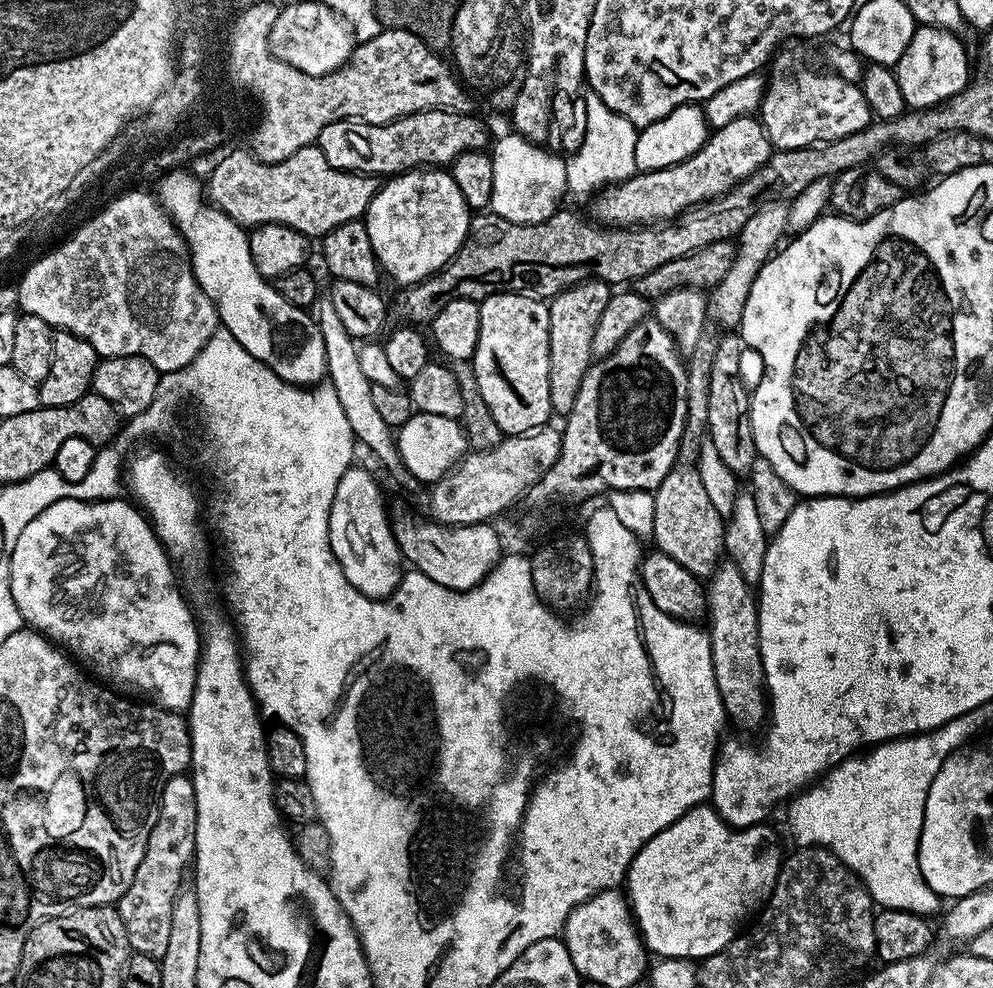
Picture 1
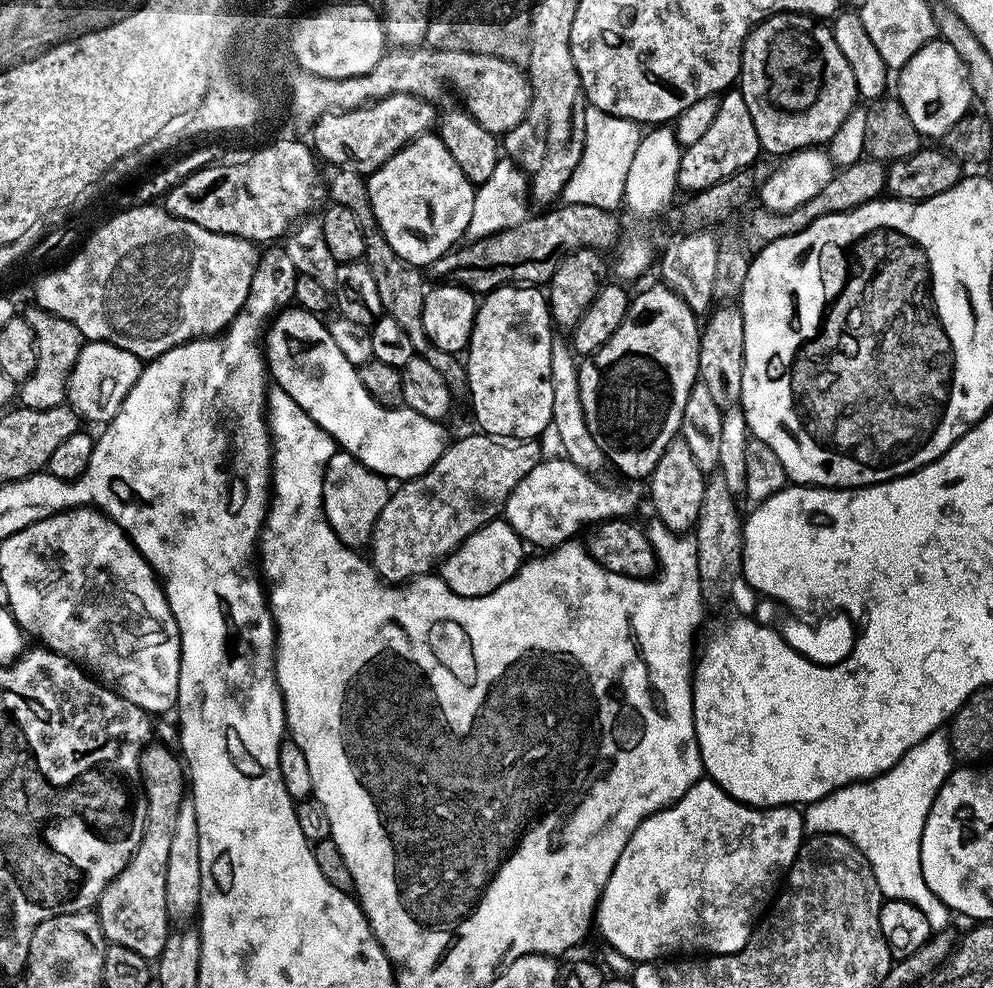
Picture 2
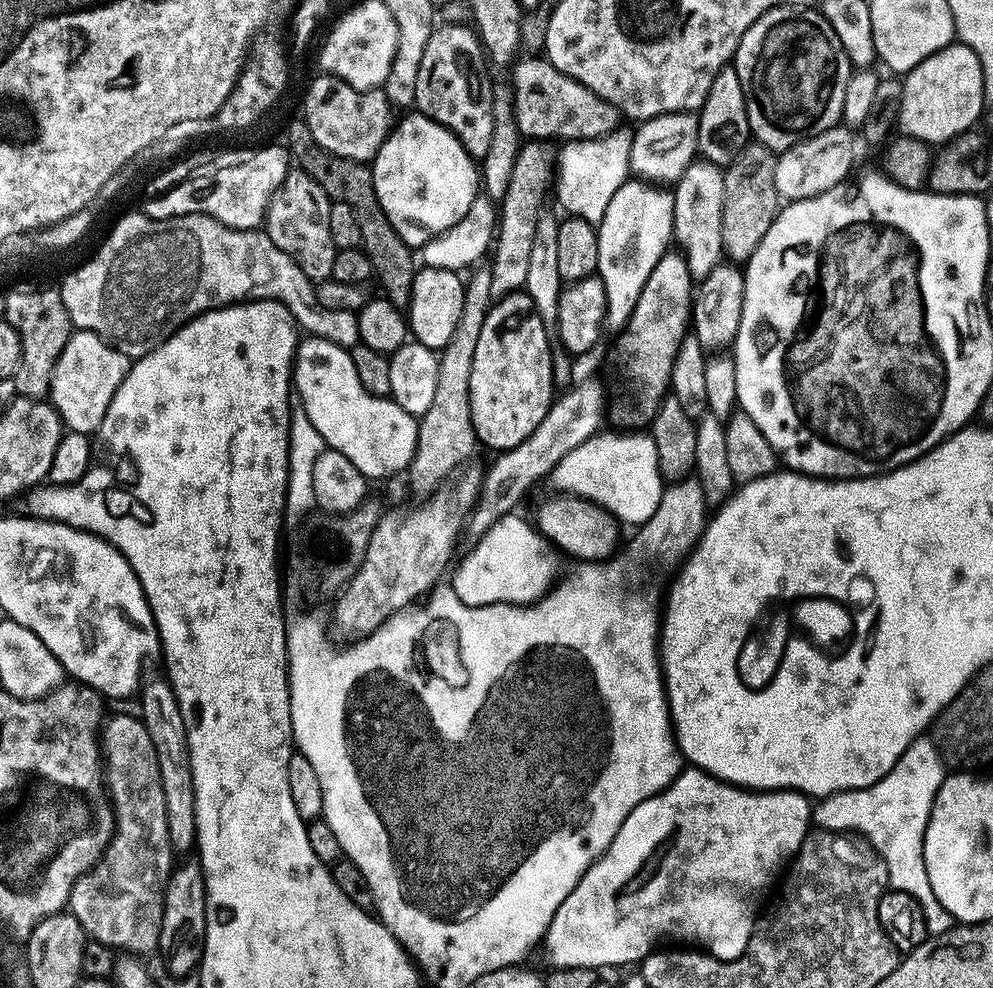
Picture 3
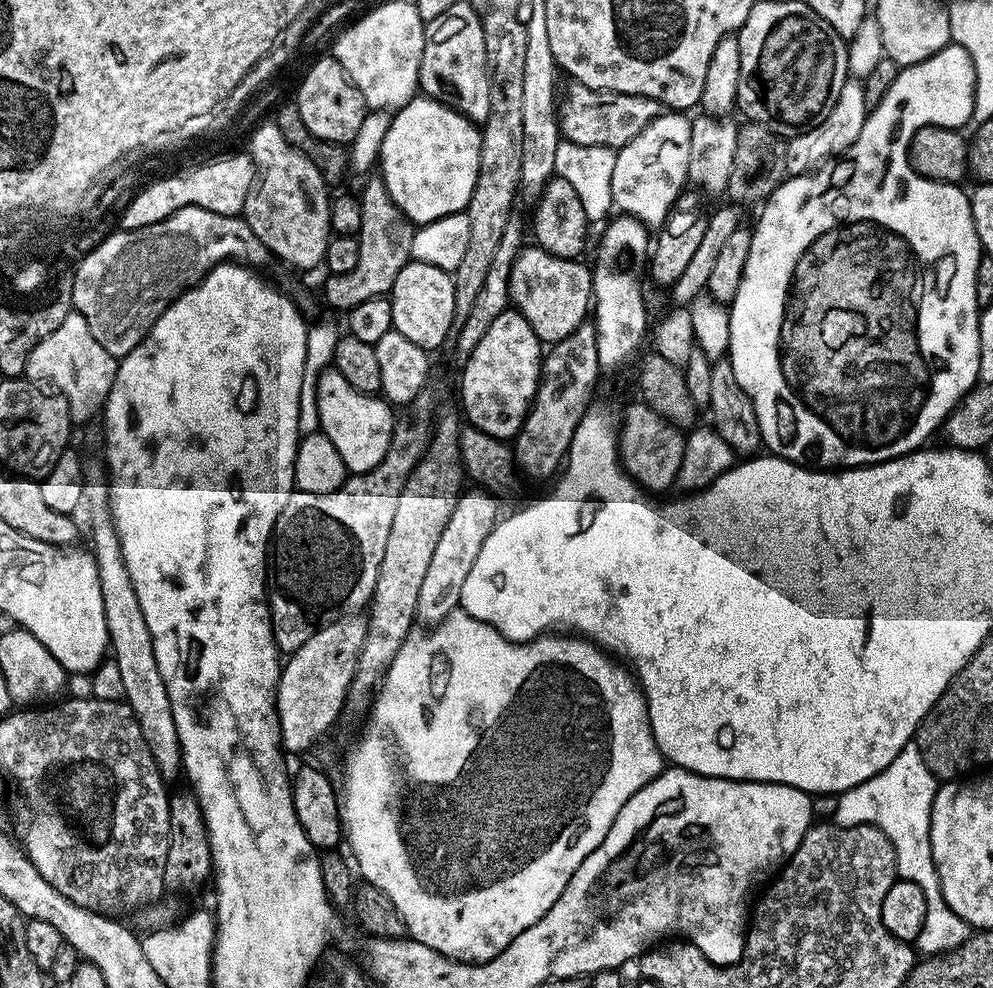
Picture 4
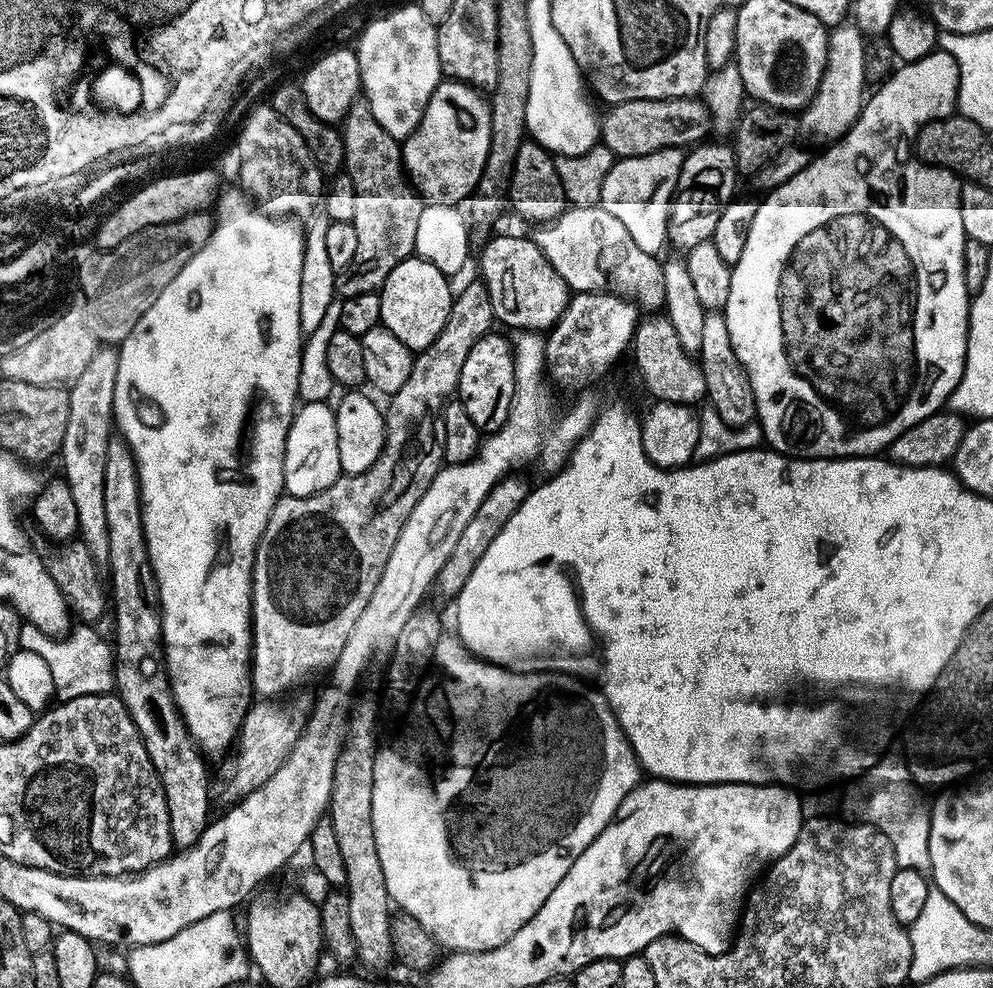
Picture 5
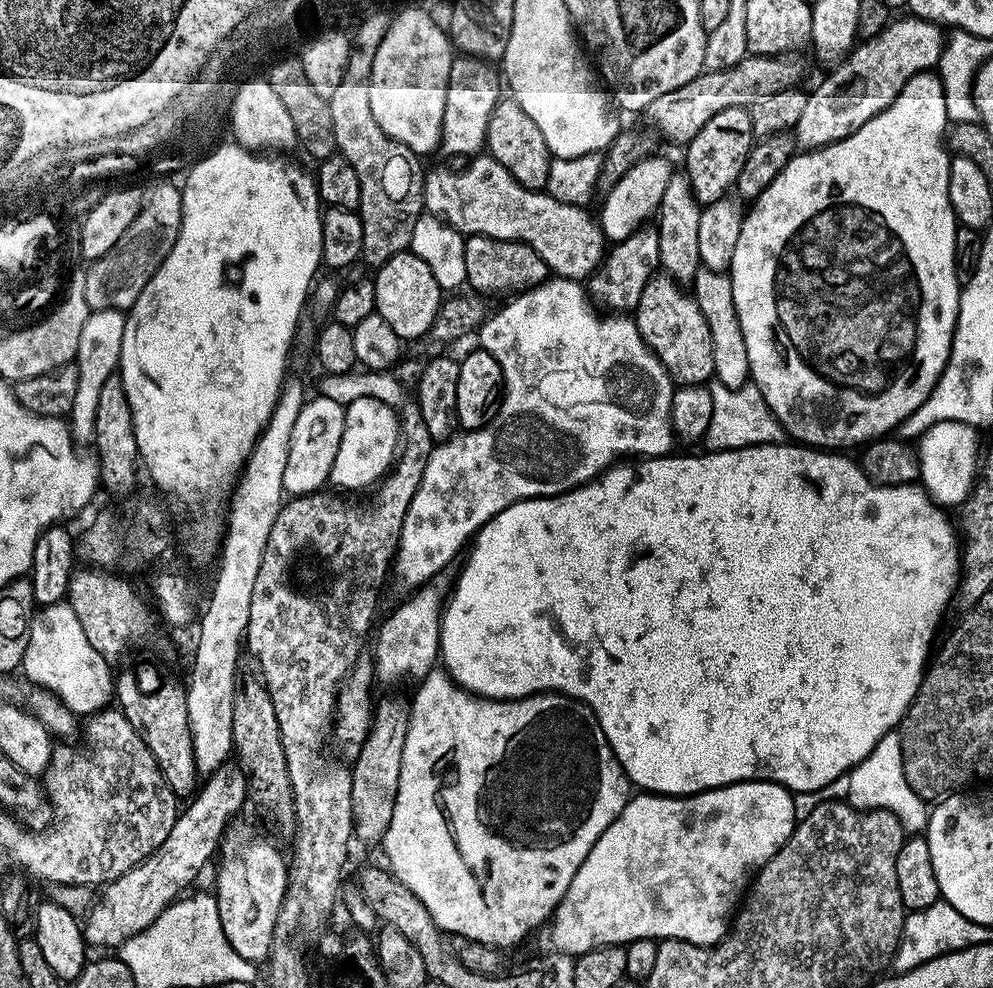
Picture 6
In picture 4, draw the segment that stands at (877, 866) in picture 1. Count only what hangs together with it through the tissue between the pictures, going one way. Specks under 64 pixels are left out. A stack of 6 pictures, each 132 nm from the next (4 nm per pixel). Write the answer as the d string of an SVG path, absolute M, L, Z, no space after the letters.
M910 742L874 778L839 793L836 804L835 823L846 826L872 824L880 828L890 838L896 855L896 875L901 880L909 880L922 886L926 894L926 922L914 942L917 953L925 957L939 956L941 952L950 952L962 946L970 935L970 926L944 901L940 889L940 879L936 873L936 863L930 846L930 822L932 821L932 803L936 797L938 781L926 766L922 754L915 742Z

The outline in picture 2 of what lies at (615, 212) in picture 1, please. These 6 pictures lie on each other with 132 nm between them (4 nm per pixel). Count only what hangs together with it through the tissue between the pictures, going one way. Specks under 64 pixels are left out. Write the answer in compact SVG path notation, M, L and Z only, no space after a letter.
M728 90L719 97L716 105L716 116L710 122L706 134L698 138L698 142L687 145L680 153L677 185L688 194L701 192L704 188L722 182L727 176L743 172L757 163L762 149L758 142L758 130L754 130L754 118L750 118L750 110L746 107L746 98L742 98L739 90Z

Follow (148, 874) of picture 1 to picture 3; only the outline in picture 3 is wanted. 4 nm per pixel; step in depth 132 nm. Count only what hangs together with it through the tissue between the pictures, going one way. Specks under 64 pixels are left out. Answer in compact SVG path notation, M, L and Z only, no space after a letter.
M136 714L111 716L103 721L98 739L102 749L102 767L106 773L106 792L116 814L116 831L96 865L76 879L67 907L85 933L99 944L106 944L113 950L124 948L120 950L128 954L155 953L160 946L164 891L174 867L170 834L166 830L166 798L162 794L162 778L158 778L154 742L150 742L143 720Z

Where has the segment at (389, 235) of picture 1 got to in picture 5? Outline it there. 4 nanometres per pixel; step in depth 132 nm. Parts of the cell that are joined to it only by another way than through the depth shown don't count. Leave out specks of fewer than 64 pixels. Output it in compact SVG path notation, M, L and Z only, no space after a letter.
M441 79L434 94L430 94L430 102L425 106L418 126L403 140L404 171L425 201L459 205L460 200L467 201L477 191L490 150L490 104L480 96L483 96L481 89L463 84L461 80Z

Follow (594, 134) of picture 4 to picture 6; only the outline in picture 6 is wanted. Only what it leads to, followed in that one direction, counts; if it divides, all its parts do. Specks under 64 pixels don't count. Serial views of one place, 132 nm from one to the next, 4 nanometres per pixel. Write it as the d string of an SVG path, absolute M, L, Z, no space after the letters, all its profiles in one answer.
M799 51L779 52L777 56L744 57L738 66L723 68L717 72L707 70L694 77L686 86L678 86L678 90L670 90L670 94L662 94L662 98L654 98L650 106L644 109L643 119L648 119L647 127L661 141L669 140L672 144L686 146L722 110L731 108L751 108L754 102L767 98L770 94L778 94L778 90L790 90L801 83L808 64L800 57Z

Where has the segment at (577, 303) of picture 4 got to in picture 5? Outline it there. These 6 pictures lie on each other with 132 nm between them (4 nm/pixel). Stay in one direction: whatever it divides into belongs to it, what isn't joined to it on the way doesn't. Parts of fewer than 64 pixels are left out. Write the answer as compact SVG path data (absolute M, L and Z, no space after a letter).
M493 235L479 249L479 279L484 281L490 294L493 317L511 330L539 331L551 329L562 318L568 305L568 283L550 266L546 254L536 245L535 239L524 236Z

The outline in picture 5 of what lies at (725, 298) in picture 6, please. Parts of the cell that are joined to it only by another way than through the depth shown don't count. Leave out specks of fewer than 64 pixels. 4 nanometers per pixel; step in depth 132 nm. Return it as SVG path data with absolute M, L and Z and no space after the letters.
M705 311L698 359L702 374L706 378L707 403L714 410L718 410L718 418L735 428L753 423L757 419L754 390L742 362L738 362L738 354L734 354L734 342L730 342L730 330L726 330L723 311Z

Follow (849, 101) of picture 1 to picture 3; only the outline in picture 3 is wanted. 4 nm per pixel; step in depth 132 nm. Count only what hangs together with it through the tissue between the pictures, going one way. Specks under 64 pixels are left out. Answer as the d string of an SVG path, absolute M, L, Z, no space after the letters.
M785 6L771 8L762 14L762 18L746 30L734 57L734 67L746 98L749 133L755 143L764 144L772 152L781 154L808 137L818 136L841 123L847 82L854 69L842 42L838 42L838 34L834 34L830 22L826 22L815 7Z

